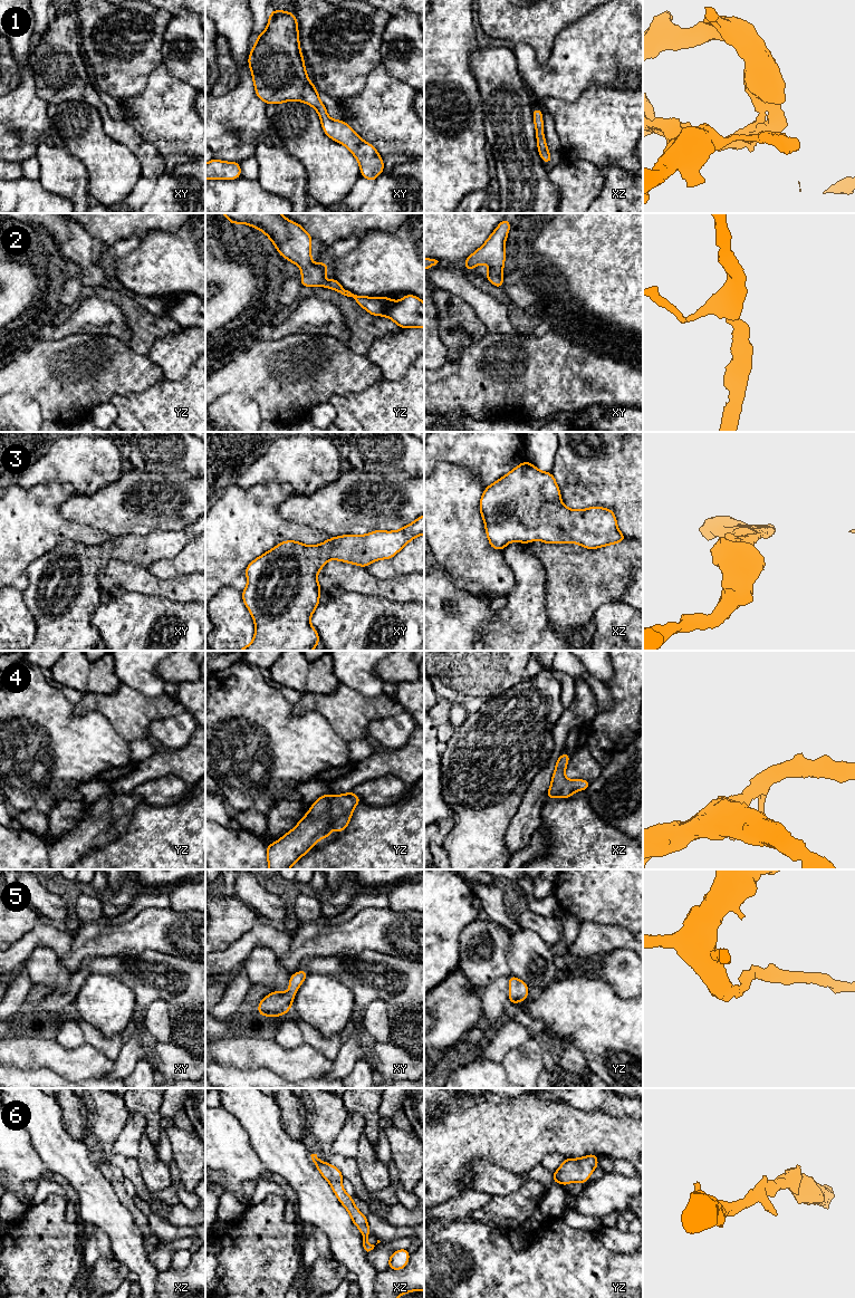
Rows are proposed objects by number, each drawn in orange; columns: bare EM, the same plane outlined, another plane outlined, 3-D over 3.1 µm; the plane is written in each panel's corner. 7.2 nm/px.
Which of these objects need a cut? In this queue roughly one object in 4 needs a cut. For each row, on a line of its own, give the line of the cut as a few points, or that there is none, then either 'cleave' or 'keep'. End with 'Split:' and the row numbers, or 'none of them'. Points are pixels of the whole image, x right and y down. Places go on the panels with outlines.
1: no cut | keep
2: no cut | keep
3: no cut | keep
4: no cut | keep
5: no cut | keep
6: no cut | keep
Split: none of them

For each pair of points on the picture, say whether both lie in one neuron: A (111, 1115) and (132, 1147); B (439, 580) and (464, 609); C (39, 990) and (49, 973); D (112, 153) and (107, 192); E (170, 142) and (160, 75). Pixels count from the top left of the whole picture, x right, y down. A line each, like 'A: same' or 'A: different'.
A: different
B: same
C: different
D: same
E: same

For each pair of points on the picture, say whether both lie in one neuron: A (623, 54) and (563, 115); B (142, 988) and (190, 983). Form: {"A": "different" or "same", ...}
{"A": "different", "B": "same"}

